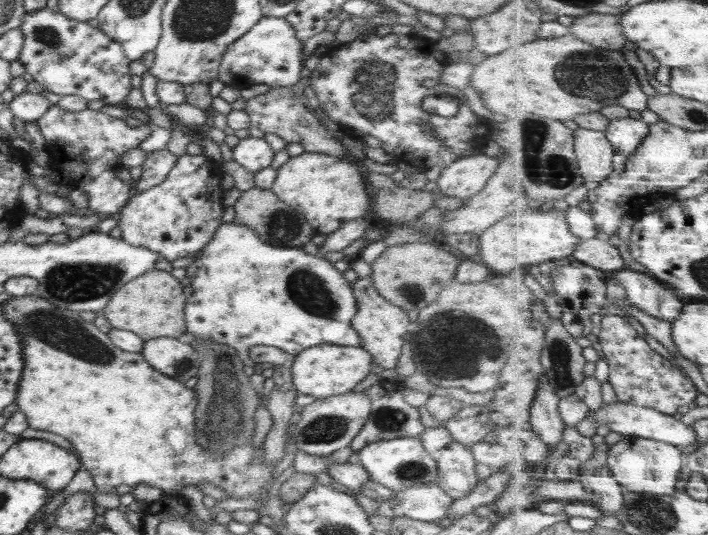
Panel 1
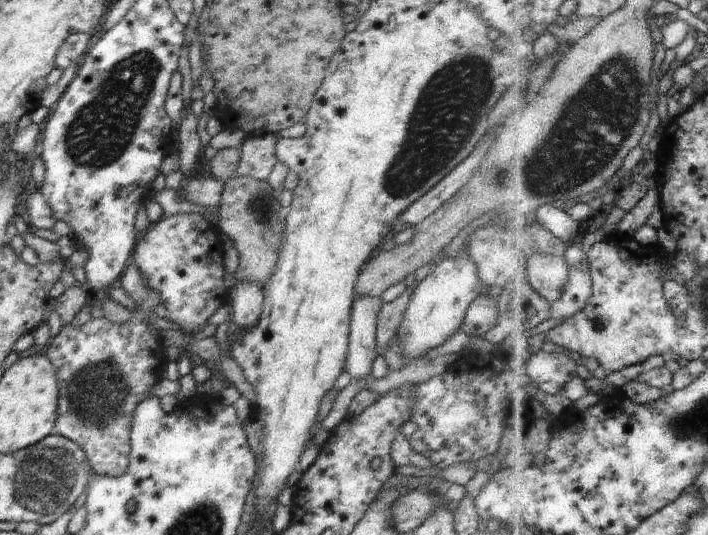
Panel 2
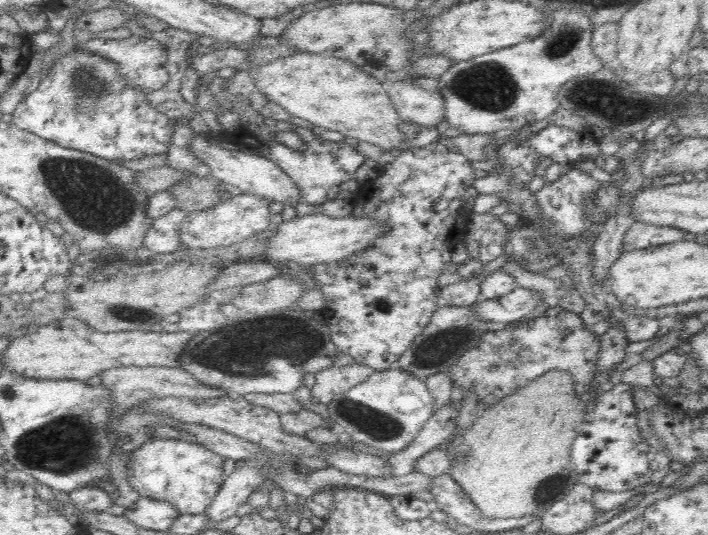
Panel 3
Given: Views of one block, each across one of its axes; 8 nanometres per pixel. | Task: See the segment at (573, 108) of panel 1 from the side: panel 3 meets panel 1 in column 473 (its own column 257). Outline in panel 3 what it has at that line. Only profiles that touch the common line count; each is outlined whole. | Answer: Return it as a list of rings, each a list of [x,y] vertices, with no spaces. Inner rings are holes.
[[[310,52],[294,53],[282,56],[274,62],[258,65],[258,72],[251,73],[256,88],[260,90],[268,100],[273,101],[285,110],[290,112],[290,116],[304,118],[320,128],[326,130],[336,130],[342,132],[344,136],[357,138],[359,141],[368,142],[378,146],[380,150],[406,151],[406,139],[404,133],[400,131],[400,117],[396,107],[392,104],[390,96],[386,94],[384,86],[380,80],[368,76],[366,72],[360,70],[360,66],[352,64],[348,60],[334,58],[324,54],[312,54]]]

